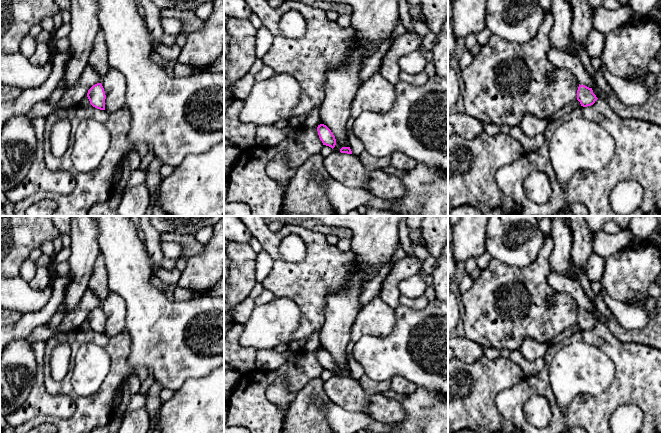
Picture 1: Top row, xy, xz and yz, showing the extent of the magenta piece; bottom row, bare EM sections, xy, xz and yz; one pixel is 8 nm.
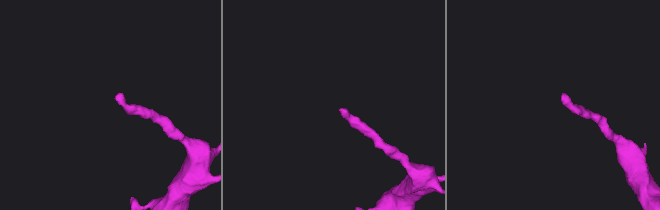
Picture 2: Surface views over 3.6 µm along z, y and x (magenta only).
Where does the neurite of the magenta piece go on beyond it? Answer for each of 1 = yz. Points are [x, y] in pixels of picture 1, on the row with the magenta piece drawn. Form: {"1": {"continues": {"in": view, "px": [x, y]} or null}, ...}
{"1": {"continues": null}}

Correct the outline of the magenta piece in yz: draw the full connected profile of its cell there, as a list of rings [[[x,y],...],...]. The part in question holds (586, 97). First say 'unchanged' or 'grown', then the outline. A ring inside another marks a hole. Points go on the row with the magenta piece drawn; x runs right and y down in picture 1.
unchanged | [[[580,85],[577,90],[577,100],[580,102],[581,106],[587,107],[595,103],[598,98],[593,93],[592,88],[585,85]]]

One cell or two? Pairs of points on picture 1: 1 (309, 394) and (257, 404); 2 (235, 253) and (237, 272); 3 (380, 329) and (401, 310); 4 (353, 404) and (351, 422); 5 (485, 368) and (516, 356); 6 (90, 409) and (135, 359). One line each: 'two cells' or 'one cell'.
1: two cells
2: one cell
3: two cells
4: two cells
5: two cells
6: two cells

